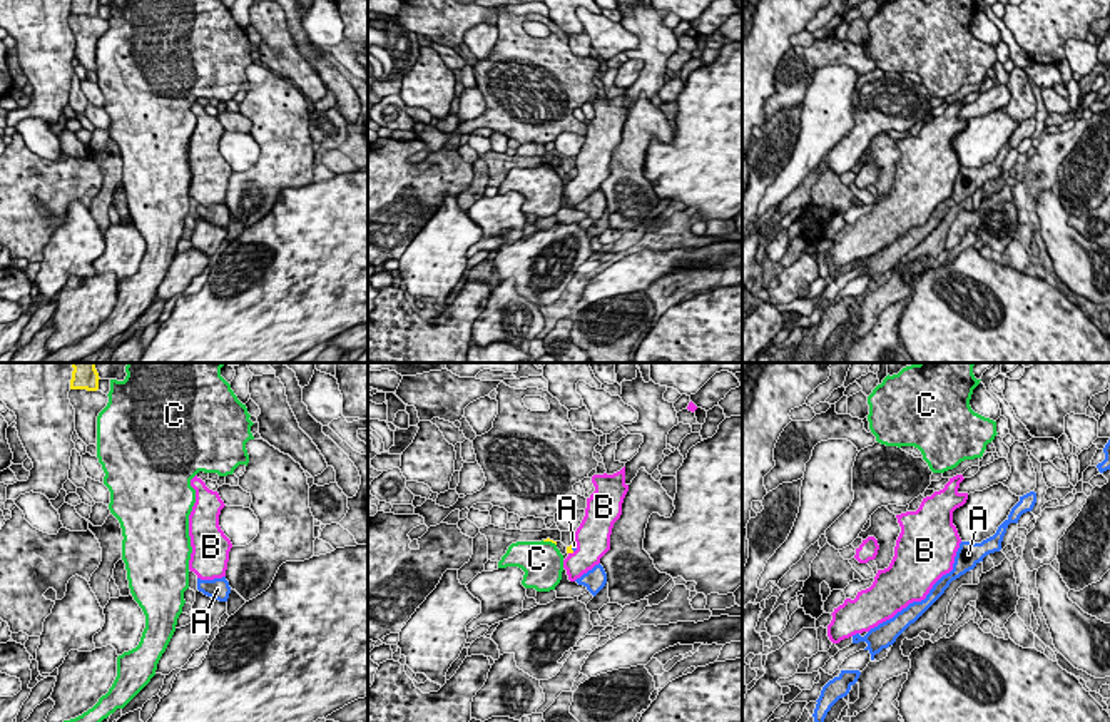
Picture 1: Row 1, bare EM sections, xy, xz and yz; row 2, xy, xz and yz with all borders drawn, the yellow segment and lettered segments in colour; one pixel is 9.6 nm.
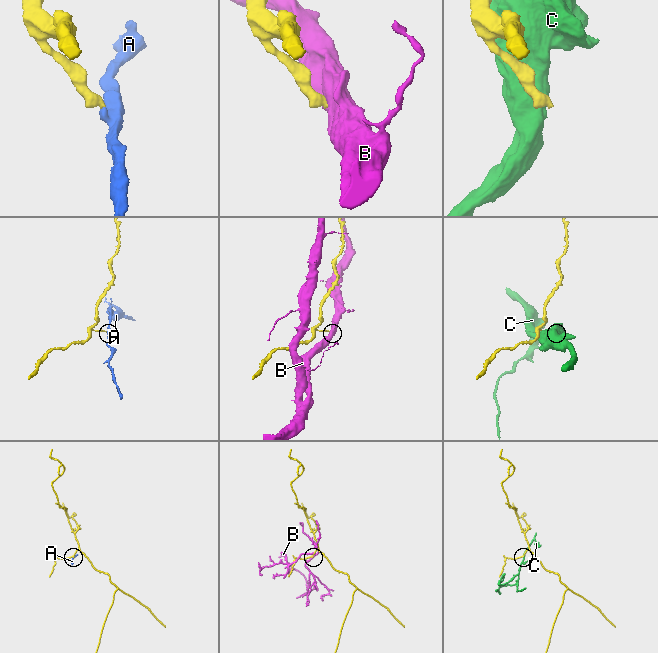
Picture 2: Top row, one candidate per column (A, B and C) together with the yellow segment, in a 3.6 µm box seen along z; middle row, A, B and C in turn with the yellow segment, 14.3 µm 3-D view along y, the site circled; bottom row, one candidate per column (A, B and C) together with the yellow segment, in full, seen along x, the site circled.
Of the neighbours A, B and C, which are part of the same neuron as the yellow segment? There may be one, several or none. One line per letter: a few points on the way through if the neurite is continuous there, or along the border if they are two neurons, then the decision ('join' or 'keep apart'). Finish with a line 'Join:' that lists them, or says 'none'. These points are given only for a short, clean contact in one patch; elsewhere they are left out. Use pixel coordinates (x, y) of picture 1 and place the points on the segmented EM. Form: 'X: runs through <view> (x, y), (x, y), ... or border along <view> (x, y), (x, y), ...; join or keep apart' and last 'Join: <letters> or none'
A: runs through xz (569, 549), (570, 549), (574, 545); join
B: border along xz (574, 552), (569, 554); keep apart
C: keep apart
Join: A

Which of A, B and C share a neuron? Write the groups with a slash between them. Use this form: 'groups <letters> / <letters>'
groups A / B / C

